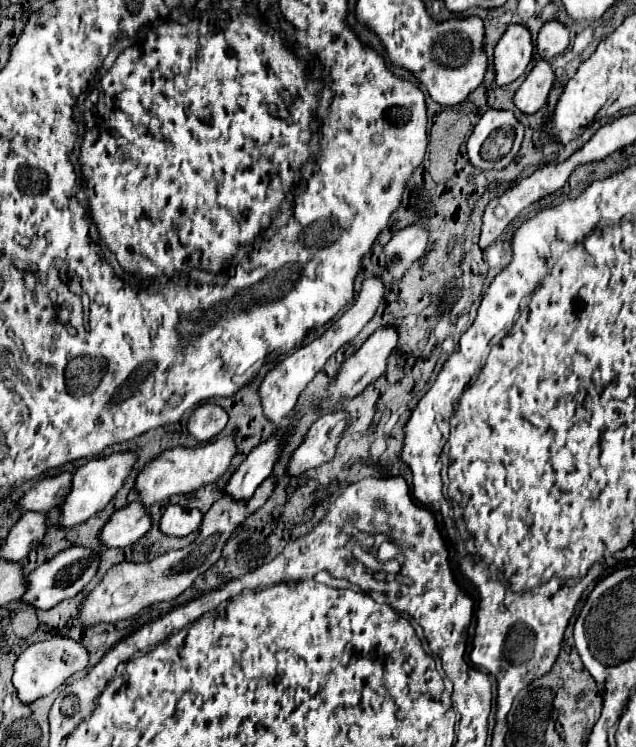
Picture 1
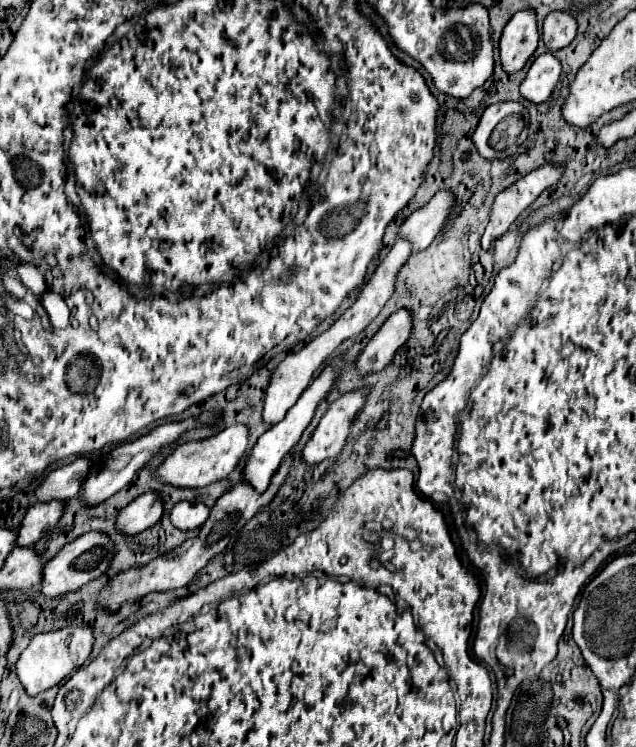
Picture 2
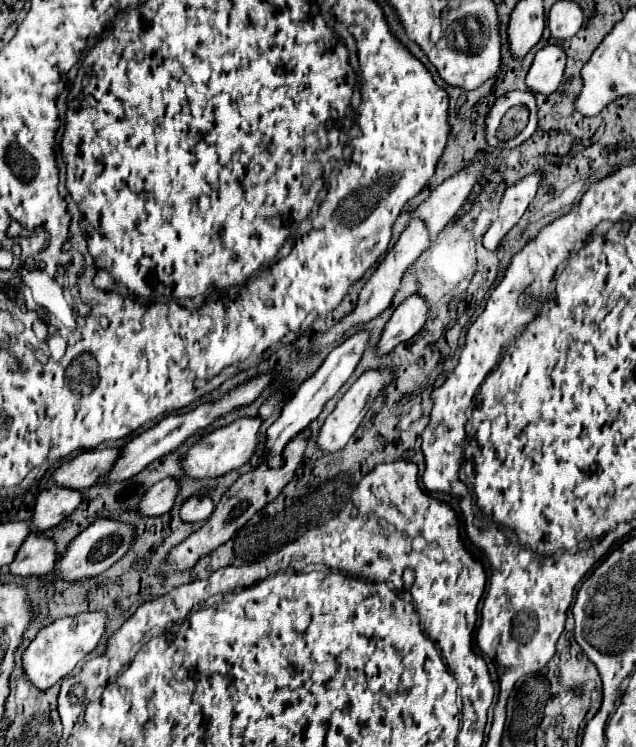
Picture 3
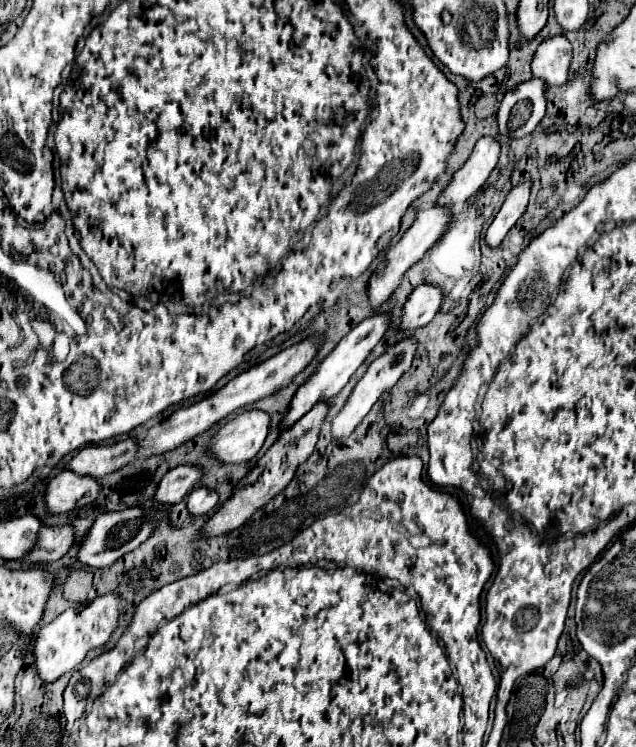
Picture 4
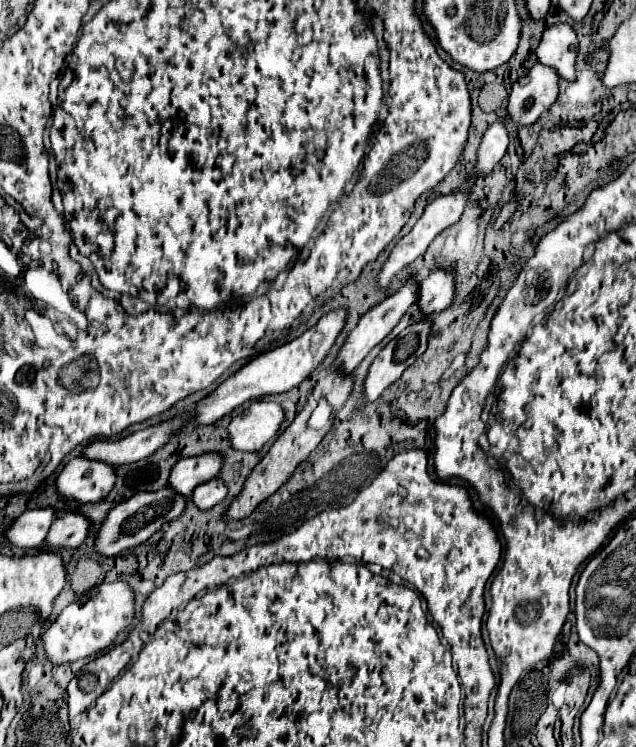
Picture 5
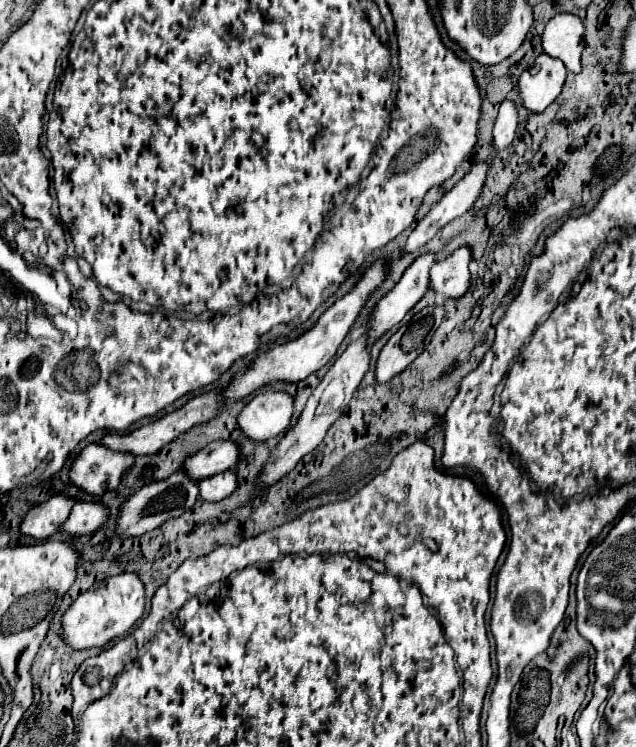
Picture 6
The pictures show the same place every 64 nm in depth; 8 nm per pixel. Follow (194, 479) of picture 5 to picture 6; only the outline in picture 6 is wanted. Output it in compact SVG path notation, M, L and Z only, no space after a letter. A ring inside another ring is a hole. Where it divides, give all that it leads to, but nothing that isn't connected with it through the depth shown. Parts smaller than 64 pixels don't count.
M216 440L216 442L208 444L204 450L200 450L198 454L186 458L182 464L182 472L188 476L188 480L198 482L198 480L206 480L214 474L226 472L228 468L232 468L236 464L236 460L238 460L236 444Z

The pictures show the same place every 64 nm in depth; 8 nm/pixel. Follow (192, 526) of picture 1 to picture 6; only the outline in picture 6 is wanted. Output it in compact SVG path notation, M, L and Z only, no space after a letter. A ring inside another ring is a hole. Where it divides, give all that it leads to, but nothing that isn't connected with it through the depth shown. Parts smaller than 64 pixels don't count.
M232 470L212 476L210 480L200 482L200 500L204 502L220 502L236 490L236 474Z

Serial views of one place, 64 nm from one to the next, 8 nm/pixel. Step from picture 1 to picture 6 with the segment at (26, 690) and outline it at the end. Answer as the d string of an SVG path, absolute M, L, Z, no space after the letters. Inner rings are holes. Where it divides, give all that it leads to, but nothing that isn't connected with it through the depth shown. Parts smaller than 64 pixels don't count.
M118 574L98 588L92 588L80 594L66 614L62 616L60 638L70 650L88 650L88 648L104 648L114 638L124 636L132 624L144 612L144 586L136 574Z

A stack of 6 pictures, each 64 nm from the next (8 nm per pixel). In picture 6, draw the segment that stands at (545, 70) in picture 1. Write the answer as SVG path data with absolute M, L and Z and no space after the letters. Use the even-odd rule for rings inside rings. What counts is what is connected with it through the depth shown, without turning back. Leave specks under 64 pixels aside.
M556 14L544 28L542 34L542 52L560 60L568 72L580 72L580 54L584 48L582 42L584 24L578 16Z

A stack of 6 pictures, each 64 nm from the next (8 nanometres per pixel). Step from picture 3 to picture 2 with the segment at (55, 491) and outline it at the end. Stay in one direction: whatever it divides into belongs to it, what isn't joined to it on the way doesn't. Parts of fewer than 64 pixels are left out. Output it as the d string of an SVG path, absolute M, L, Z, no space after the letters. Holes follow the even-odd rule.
M34 504L28 508L20 528L16 530L16 546L28 548L46 536L62 516L62 504Z

